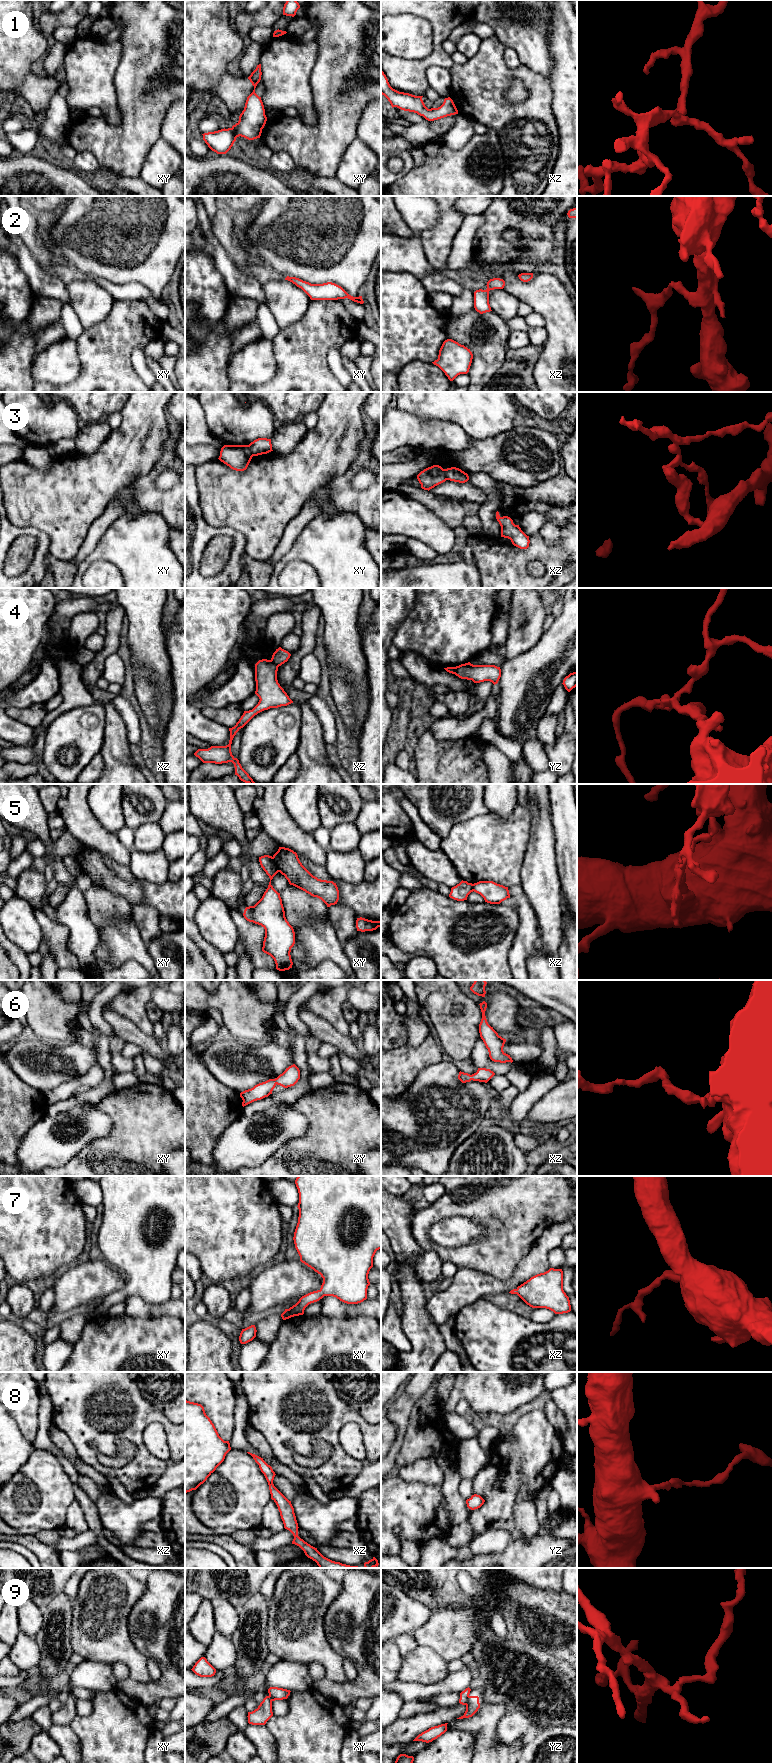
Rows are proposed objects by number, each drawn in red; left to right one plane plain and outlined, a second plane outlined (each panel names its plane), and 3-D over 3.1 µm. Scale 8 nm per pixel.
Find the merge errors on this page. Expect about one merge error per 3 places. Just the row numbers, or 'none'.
3, 4, 5, 9

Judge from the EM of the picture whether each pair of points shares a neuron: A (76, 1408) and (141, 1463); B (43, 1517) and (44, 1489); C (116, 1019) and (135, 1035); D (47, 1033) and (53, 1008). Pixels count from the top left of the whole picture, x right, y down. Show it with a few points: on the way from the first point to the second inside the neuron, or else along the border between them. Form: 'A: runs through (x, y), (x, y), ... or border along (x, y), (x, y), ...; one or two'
A: runs through (97, 1418), (120, 1418), (132, 1430), (137, 1441); one
B: runs through (43, 1510), (43, 1496); one
C: runs through (121, 1024), (130, 1033); one
D: runs through (47, 1027), (48, 1014); one

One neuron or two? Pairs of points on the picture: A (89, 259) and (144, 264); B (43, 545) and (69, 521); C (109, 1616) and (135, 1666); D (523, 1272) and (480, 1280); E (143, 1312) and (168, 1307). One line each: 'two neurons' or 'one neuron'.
A: one neuron
B: two neurons
C: one neuron
D: one neuron
E: one neuron

